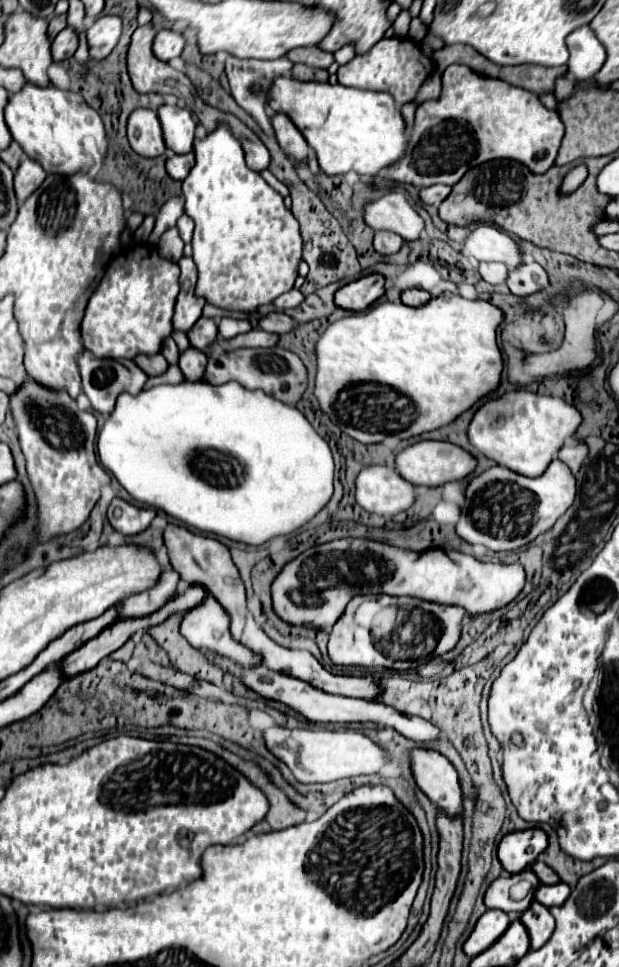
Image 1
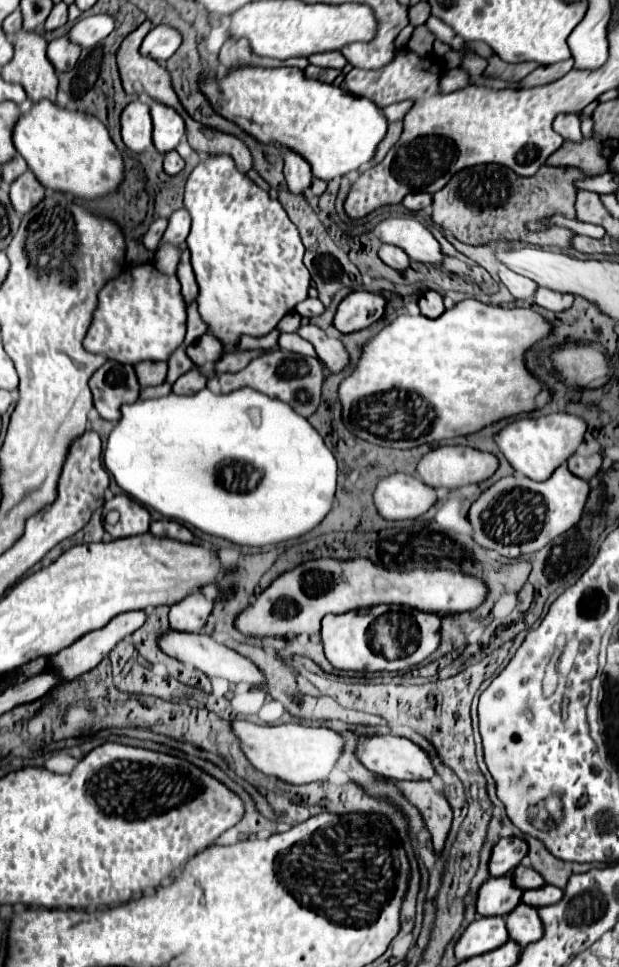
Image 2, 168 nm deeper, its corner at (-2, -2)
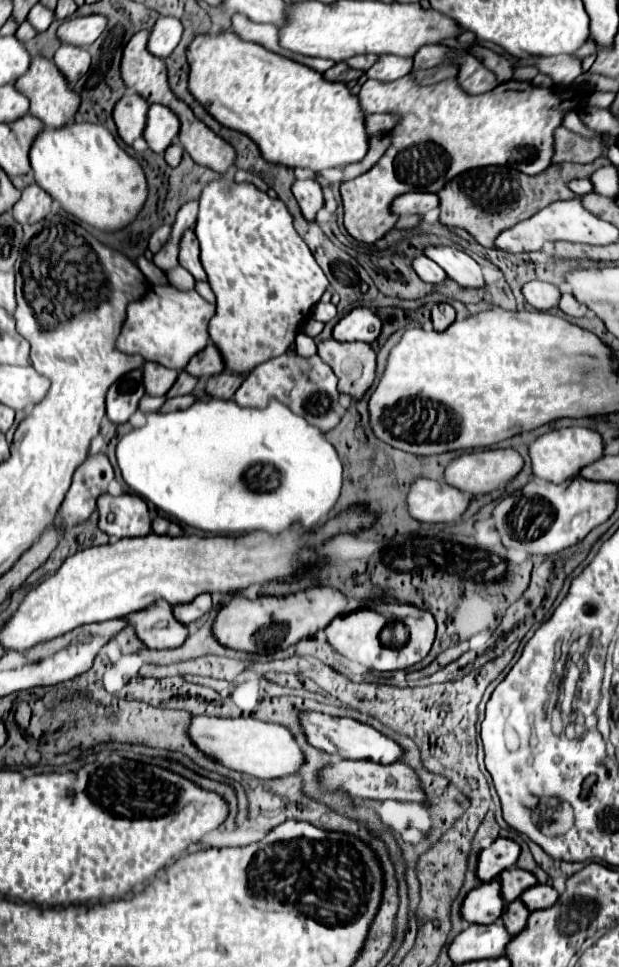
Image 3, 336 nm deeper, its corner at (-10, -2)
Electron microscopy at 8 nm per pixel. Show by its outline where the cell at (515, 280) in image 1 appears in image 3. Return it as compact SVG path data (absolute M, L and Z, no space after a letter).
M563 293L561 303L559 303L559 309L565 315L571 315L571 317L583 317L587 313L587 307L583 303L579 303L571 293Z

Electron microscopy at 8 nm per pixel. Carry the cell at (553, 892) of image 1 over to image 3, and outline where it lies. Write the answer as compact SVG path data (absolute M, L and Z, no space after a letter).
M533 885L527 891L523 891L519 899L523 901L523 905L529 911L537 911L537 909L547 909L547 907L555 905L557 897L559 897L559 893L553 887L549 887L549 885Z

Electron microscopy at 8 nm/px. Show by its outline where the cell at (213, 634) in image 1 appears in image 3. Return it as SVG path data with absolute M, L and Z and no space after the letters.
M203 593L197 599L193 599L191 603L183 603L183 605L173 607L173 613L177 613L177 621L191 623L191 621L197 621L209 609L211 609L211 595Z

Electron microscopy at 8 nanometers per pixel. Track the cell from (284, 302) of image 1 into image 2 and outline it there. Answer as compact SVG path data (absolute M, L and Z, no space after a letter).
M307 297L305 301L301 301L301 303L295 307L295 311L297 311L301 317L313 317L313 315L321 315L321 313L325 311L325 307L323 307L323 303L321 303L319 299Z

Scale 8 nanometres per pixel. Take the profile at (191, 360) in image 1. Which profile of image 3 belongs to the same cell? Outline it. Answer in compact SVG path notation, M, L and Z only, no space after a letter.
M183 395L183 397L173 397L167 399L165 405L159 409L159 413L171 413L171 411L183 411L185 407L191 407L191 403L195 401L193 395Z

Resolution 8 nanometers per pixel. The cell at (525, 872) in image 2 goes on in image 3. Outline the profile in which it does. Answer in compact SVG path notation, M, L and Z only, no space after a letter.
M509 867L505 871L501 871L501 875L497 877L501 883L501 897L505 899L505 903L515 901L525 889L537 885L537 879L533 879L533 875L525 869L519 867Z

